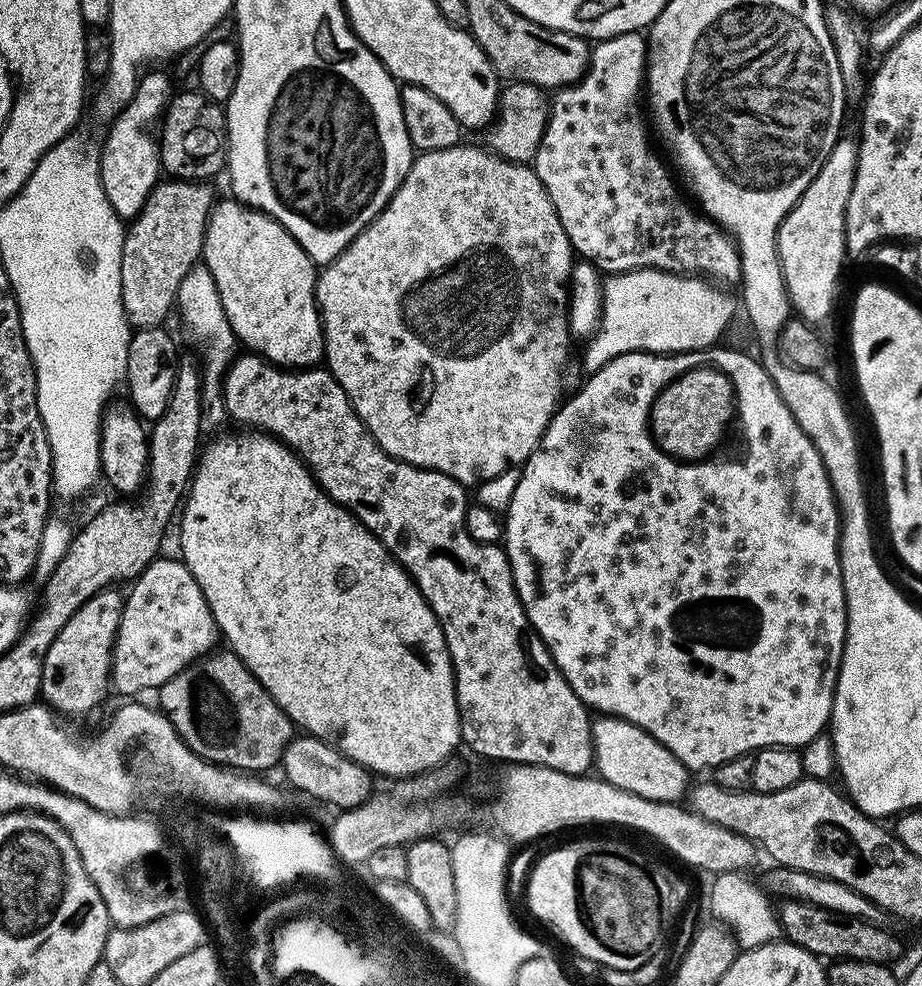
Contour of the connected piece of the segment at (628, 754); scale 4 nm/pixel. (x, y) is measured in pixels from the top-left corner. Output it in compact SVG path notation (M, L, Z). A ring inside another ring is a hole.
M601 715L592 722L592 745L594 768L599 779L647 800L680 802L683 796L685 799L690 788L690 769L678 758L674 758L666 746L646 734L646 730L625 720L617 720L615 716Z

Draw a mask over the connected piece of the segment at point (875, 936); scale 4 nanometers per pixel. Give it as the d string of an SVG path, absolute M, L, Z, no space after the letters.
M781 899L778 904L780 930L783 939L790 944L802 946L802 950L810 950L810 954L829 961L861 960L871 964L895 965L895 960L904 952L904 944L892 932L880 928L879 923L871 920L859 920L853 916L843 916L825 908L814 906L801 900Z

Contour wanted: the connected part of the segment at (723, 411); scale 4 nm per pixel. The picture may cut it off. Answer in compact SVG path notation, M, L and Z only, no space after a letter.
M715 360L682 374L654 398L650 427L652 439L666 454L679 460L708 466L711 462L743 462L750 456L748 437L740 420L731 377L714 368Z

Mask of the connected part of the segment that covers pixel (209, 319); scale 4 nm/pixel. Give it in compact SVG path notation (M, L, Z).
M197 266L188 271L186 278L182 278L182 286L176 295L176 304L178 305L178 312L180 308L181 318L184 319L185 330L192 335L193 342L204 351L204 360L202 356L202 371L204 374L202 398L206 402L211 401L212 392L220 394L224 391L224 376L228 373L228 367L231 366L238 355L238 341L234 330L230 326L230 322L226 318L226 310L222 306L222 298L218 294L218 286L214 282L214 278L208 268Z

